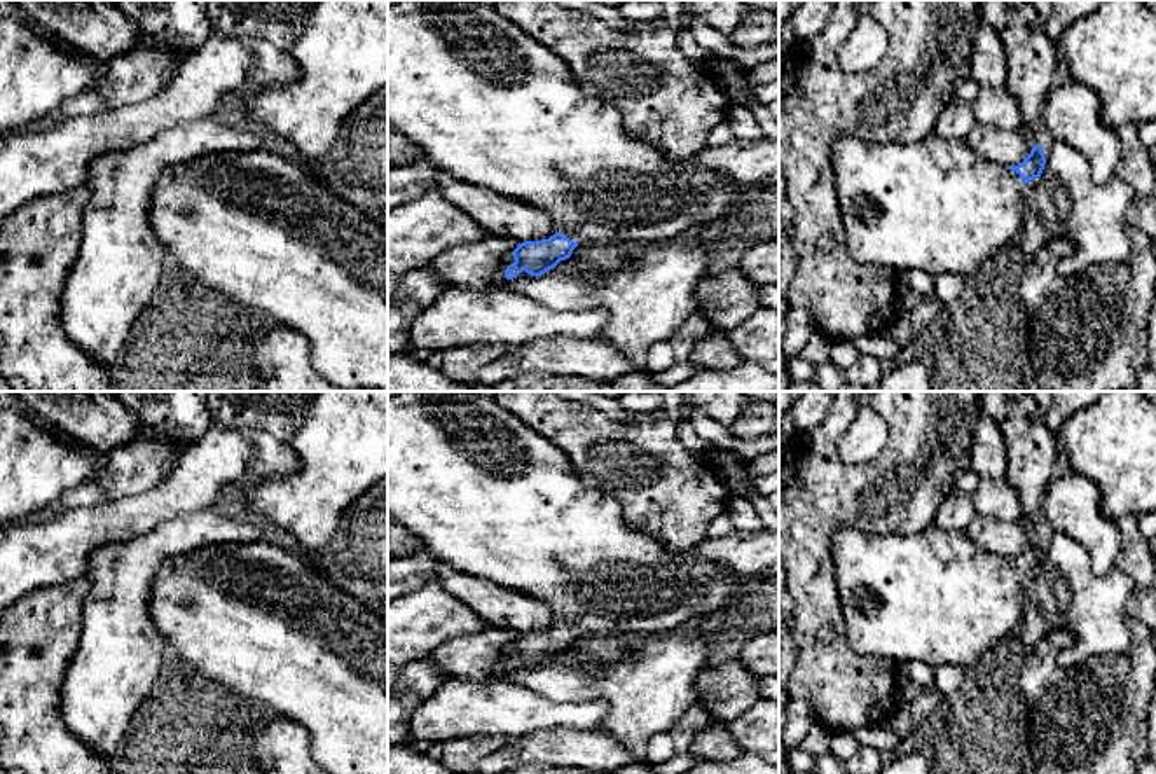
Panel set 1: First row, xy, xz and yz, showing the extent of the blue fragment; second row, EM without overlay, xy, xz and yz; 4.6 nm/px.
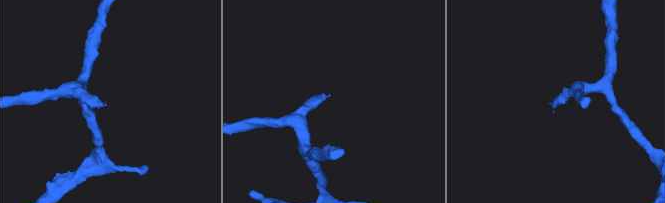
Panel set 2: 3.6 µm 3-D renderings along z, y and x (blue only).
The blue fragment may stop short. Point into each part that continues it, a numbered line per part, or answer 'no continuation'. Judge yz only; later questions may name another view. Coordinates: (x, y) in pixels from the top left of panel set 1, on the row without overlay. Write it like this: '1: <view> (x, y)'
1: yz (935, 596)

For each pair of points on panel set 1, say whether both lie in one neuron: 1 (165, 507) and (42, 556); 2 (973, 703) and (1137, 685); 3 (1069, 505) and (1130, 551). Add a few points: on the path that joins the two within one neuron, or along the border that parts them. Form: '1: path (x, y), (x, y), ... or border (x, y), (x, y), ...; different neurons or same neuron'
1: path (135, 516), (84, 528), (72, 535); same neuron
2: border (1127, 654), (1127, 703), (1137, 717); different neurons
3: border (1118, 523), (1121, 549), (1114, 566); different neurons

